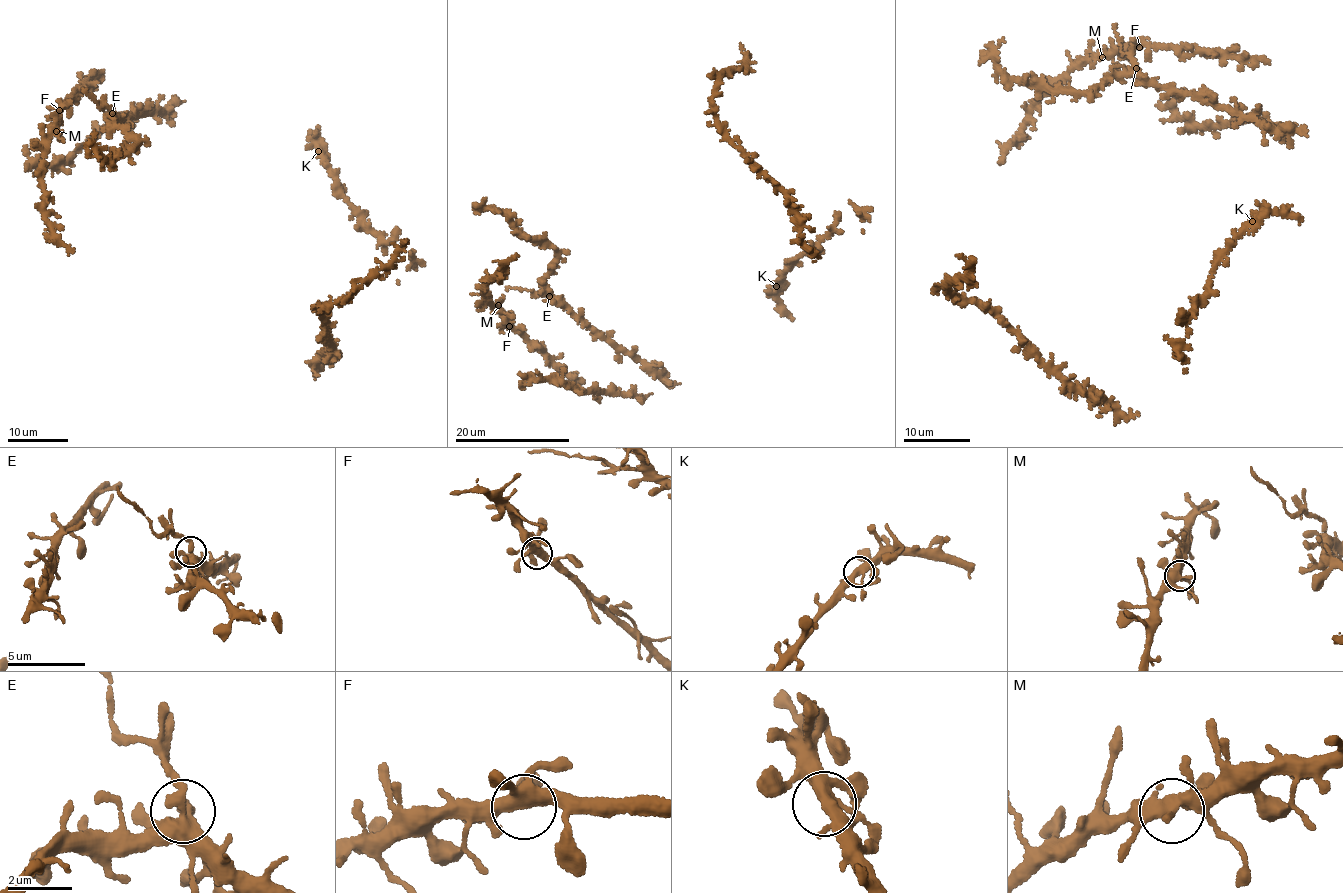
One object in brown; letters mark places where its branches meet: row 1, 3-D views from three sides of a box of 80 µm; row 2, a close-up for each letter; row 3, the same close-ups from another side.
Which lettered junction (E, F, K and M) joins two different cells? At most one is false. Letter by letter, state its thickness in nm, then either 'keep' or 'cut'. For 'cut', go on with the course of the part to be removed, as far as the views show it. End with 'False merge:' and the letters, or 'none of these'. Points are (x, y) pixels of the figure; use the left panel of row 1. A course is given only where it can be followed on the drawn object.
E: 400 nm | cut | (112, 114), (99, 106), (83, 88)
F: 420 nm | keep
K: 360 nm | keep
M: 380 nm | keep
False merge: E

